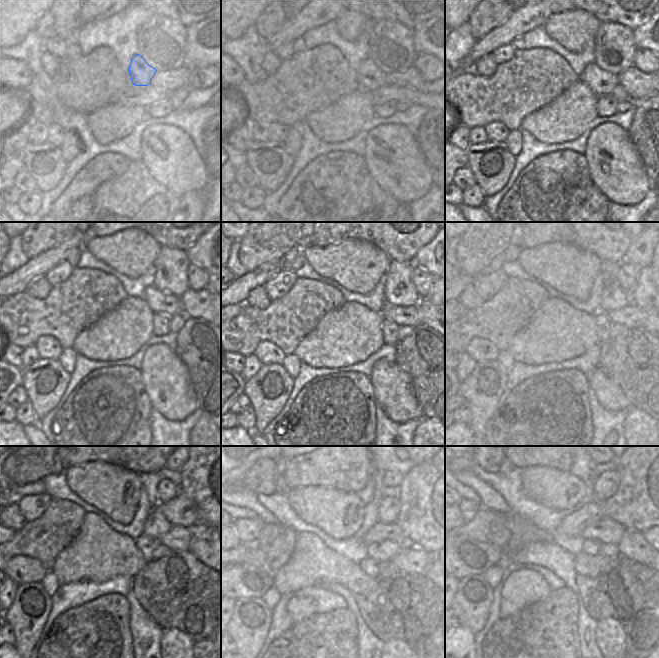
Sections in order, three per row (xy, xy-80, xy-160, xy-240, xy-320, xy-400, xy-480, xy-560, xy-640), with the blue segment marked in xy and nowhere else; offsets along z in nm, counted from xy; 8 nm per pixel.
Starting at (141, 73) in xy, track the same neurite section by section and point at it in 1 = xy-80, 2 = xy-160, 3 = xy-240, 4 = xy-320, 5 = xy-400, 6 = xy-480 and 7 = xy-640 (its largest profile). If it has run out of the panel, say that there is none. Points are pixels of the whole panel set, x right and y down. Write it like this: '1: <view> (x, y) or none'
1: xy-80 (371, 77)
2: xy-160 (602, 82)
3: xy-240 (160, 302)
4: xy-320 (406, 313)
5: xy-400 (629, 316)
6: xy-480 (179, 539)
7: xy-640 (630, 552)

